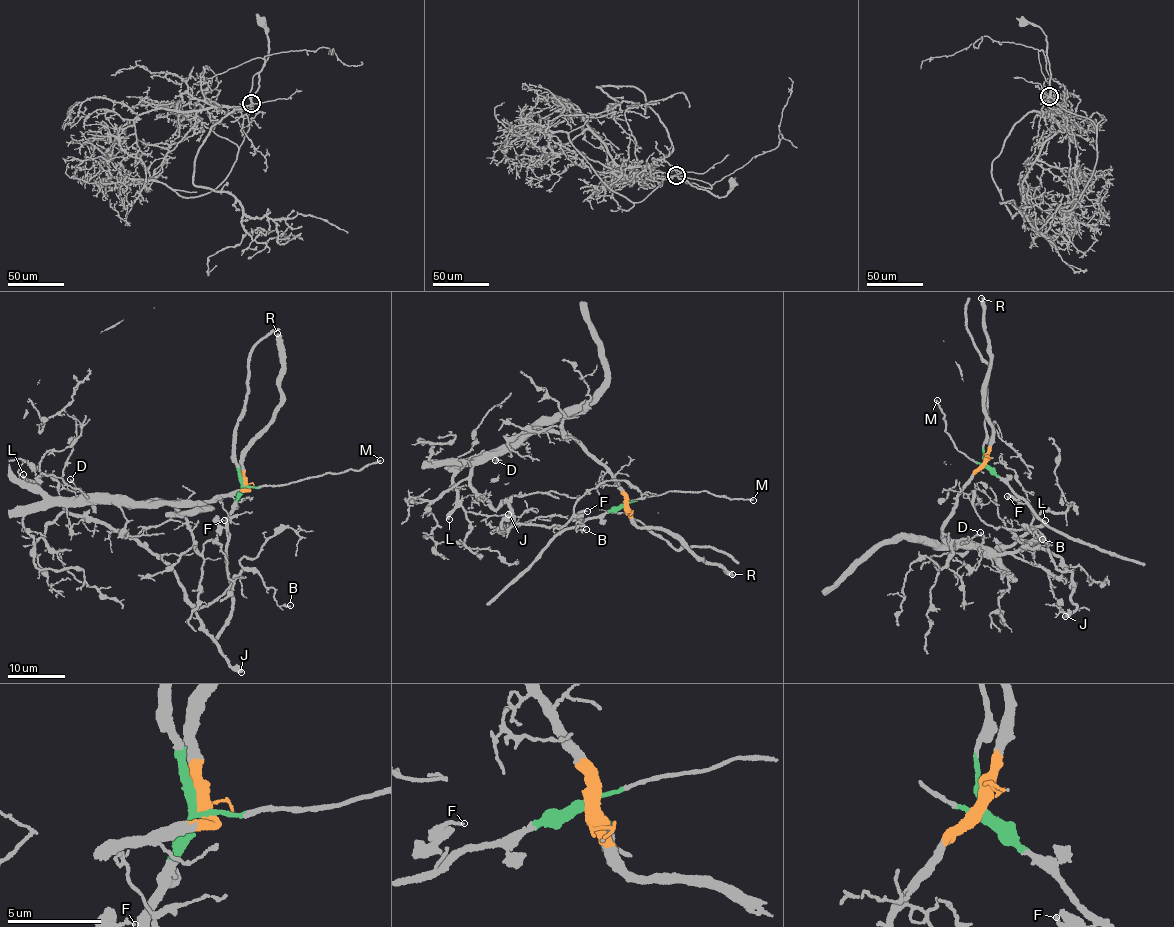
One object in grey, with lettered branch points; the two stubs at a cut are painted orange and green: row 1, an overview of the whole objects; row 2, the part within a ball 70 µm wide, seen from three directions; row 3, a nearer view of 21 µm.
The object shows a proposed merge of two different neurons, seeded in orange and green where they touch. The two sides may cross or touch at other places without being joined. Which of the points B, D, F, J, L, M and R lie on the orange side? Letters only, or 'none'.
B, D, J, L, R

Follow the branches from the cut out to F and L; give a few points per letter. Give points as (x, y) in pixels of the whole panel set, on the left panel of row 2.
F: (242, 484), (225, 526), (217, 522), (224, 520)
L: (244, 484), (244, 491), (186, 503), (81, 499), (52, 503), (28, 487), (35, 486), (23, 474)

